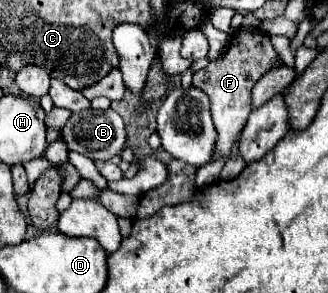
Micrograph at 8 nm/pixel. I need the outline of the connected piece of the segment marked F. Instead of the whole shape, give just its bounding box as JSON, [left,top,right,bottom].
[192,29,278,159]

